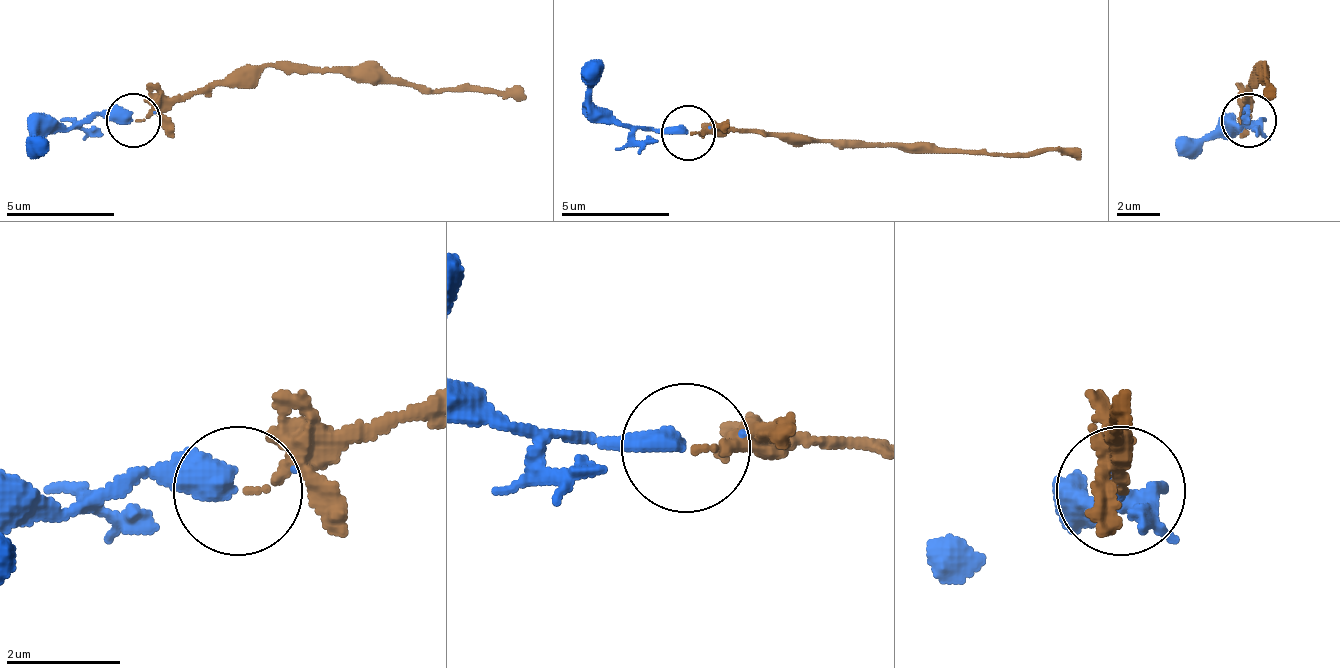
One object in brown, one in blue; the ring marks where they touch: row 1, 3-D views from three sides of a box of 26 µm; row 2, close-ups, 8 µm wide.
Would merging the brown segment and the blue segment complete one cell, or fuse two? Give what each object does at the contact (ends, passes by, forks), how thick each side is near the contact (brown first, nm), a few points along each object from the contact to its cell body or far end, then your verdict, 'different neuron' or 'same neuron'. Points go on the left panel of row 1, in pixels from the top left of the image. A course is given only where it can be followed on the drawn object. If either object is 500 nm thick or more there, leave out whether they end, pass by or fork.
brown ends | blue ends | 140/440 nm | brown via (137, 122), (218, 84), (250, 84), (267, 68), (380, 73), (429, 89), (515, 89), (526, 95) | blue via (131, 122), (83, 116), (45, 127), (34, 138), (45, 149) | same neuron

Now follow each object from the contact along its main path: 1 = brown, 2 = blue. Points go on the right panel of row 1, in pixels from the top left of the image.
1: (1250, 122), (1250, 84), (1255, 68), (1271, 89), (1266, 89), (1277, 95)
2: (1250, 122), (1244, 116), (1223, 127), (1212, 138), (1185, 138), (1174, 149)

